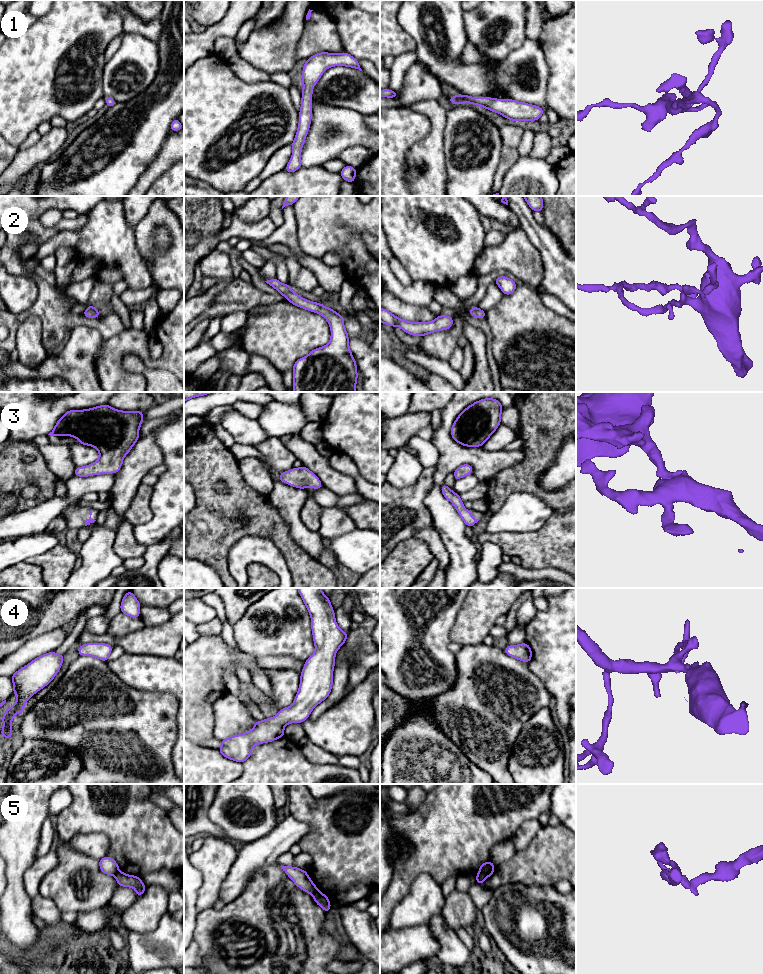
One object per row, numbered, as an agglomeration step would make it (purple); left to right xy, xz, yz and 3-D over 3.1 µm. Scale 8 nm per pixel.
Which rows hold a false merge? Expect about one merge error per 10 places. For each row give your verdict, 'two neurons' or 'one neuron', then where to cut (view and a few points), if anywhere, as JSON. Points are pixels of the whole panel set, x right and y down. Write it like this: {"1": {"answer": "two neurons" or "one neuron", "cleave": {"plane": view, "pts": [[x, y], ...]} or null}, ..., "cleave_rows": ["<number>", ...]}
{"1": {"answer": "one neuron", "cleave": null}, "2": {"answer": "one neuron", "cleave": null}, "3": {"answer": "one neuron", "cleave": null}, "4": {"answer": "one neuron", "cleave": null}, "5": {"answer": "two neurons", "cleave": {"plane": "yz", "pts": [[494, 867], [488, 872], [479, 872]]}}, "cleave_rows": ["5"]}

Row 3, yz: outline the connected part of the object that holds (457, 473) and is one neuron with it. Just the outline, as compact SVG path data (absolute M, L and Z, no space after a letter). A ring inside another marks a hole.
M463 464L459 466L458 468L456 468L455 471L453 472L455 480L459 480L462 477L472 473L473 473L473 468L470 464Z

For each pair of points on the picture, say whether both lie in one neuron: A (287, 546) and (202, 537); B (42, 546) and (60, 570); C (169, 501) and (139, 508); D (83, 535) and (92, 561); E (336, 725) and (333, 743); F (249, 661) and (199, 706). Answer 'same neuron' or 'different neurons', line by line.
A: same neuron
B: different neurons
C: different neurons
D: different neurons
E: same neuron
F: same neuron

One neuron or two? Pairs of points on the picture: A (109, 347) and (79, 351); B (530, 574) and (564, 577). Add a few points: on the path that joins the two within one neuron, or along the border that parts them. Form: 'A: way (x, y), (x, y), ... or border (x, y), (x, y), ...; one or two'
A: border (104, 340), (100, 347), (95, 371); two
B: way (538, 574), (556, 575); one

